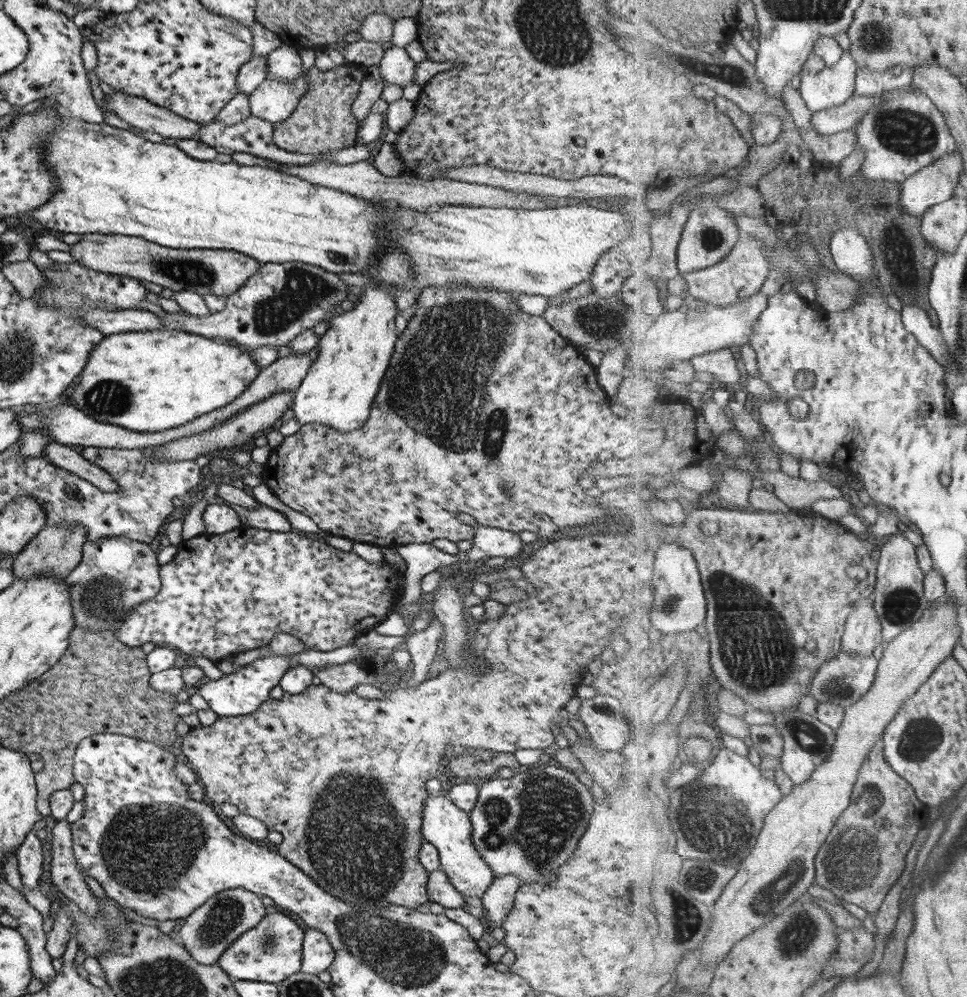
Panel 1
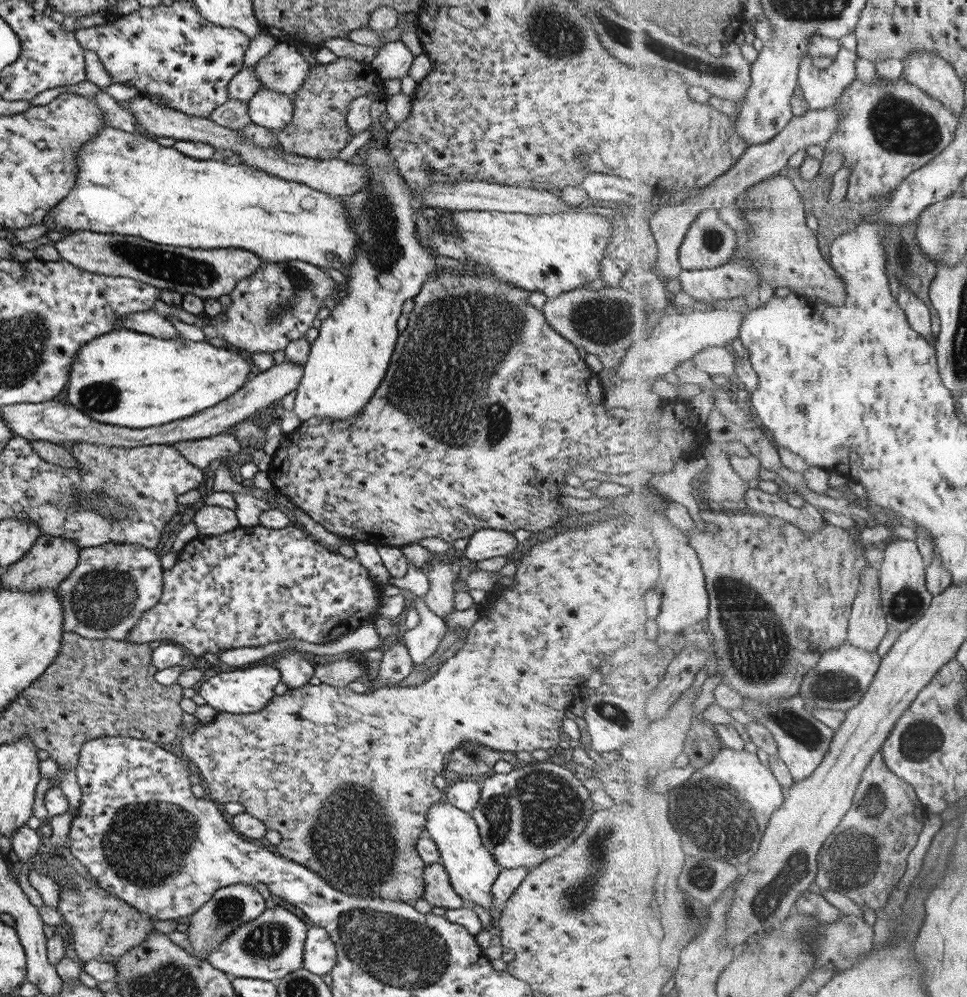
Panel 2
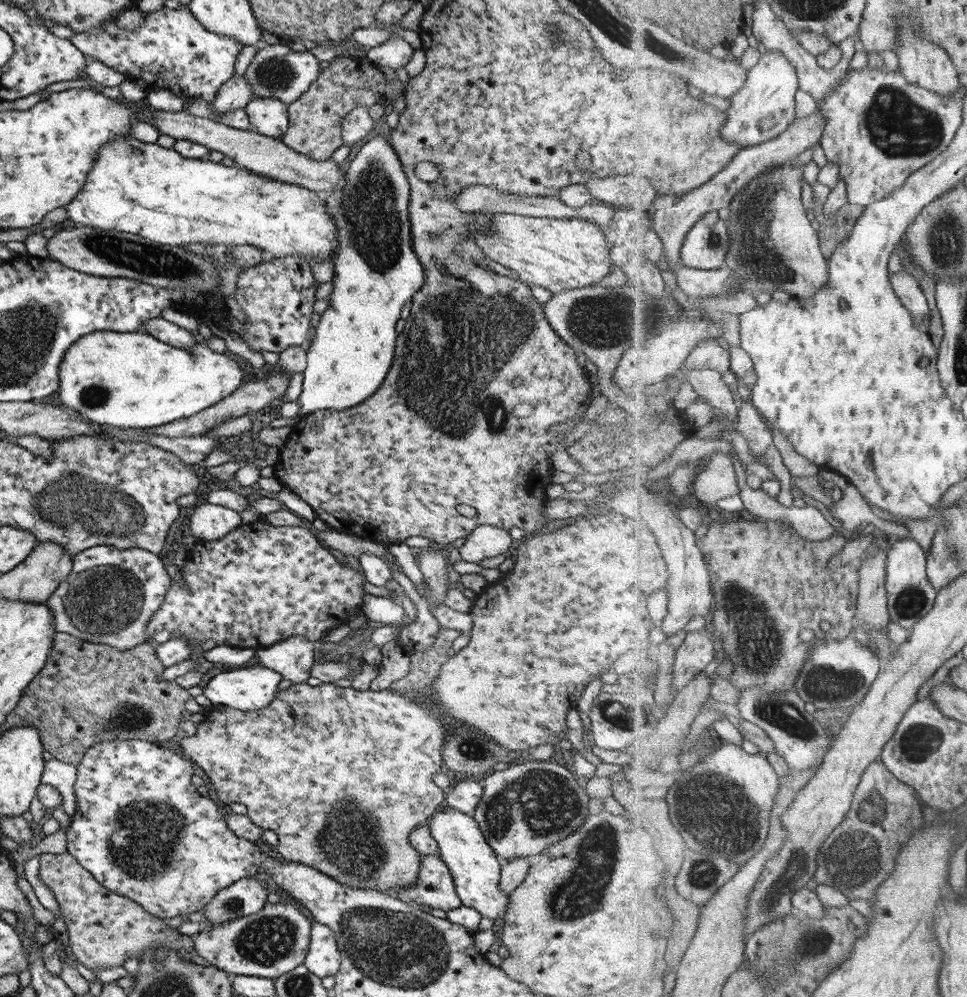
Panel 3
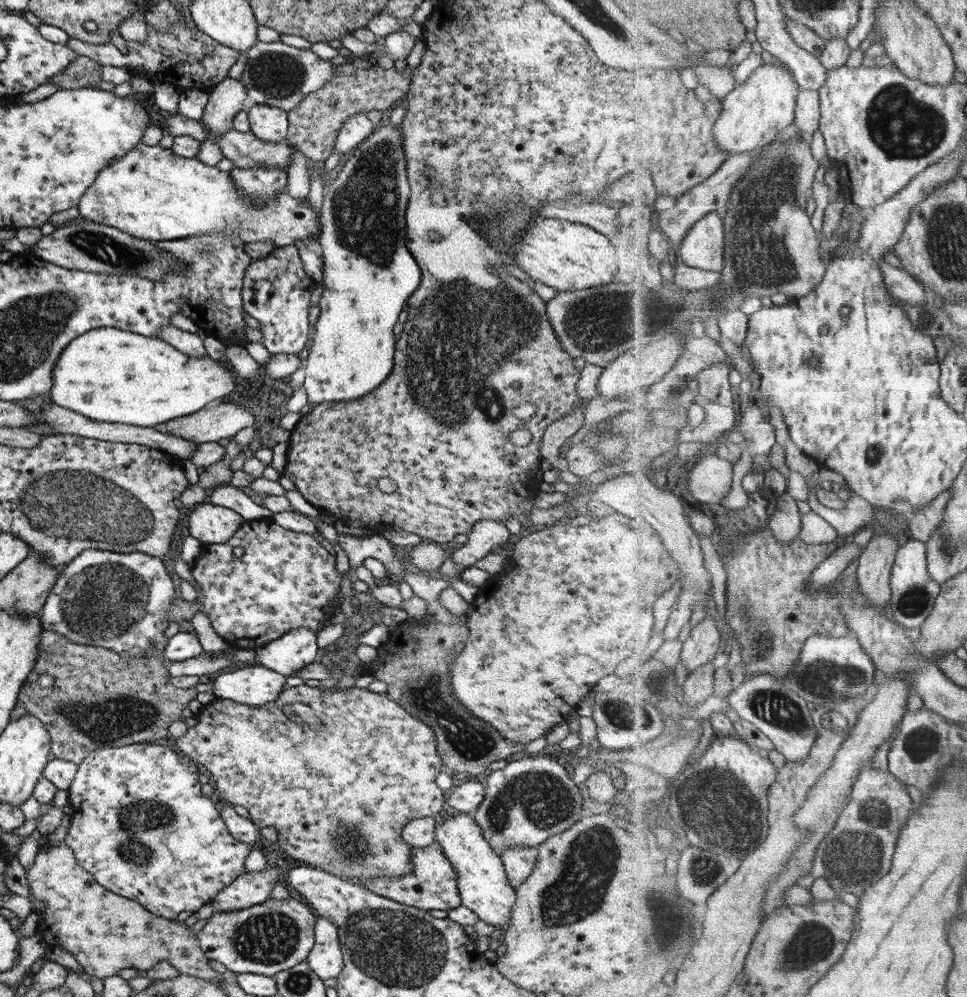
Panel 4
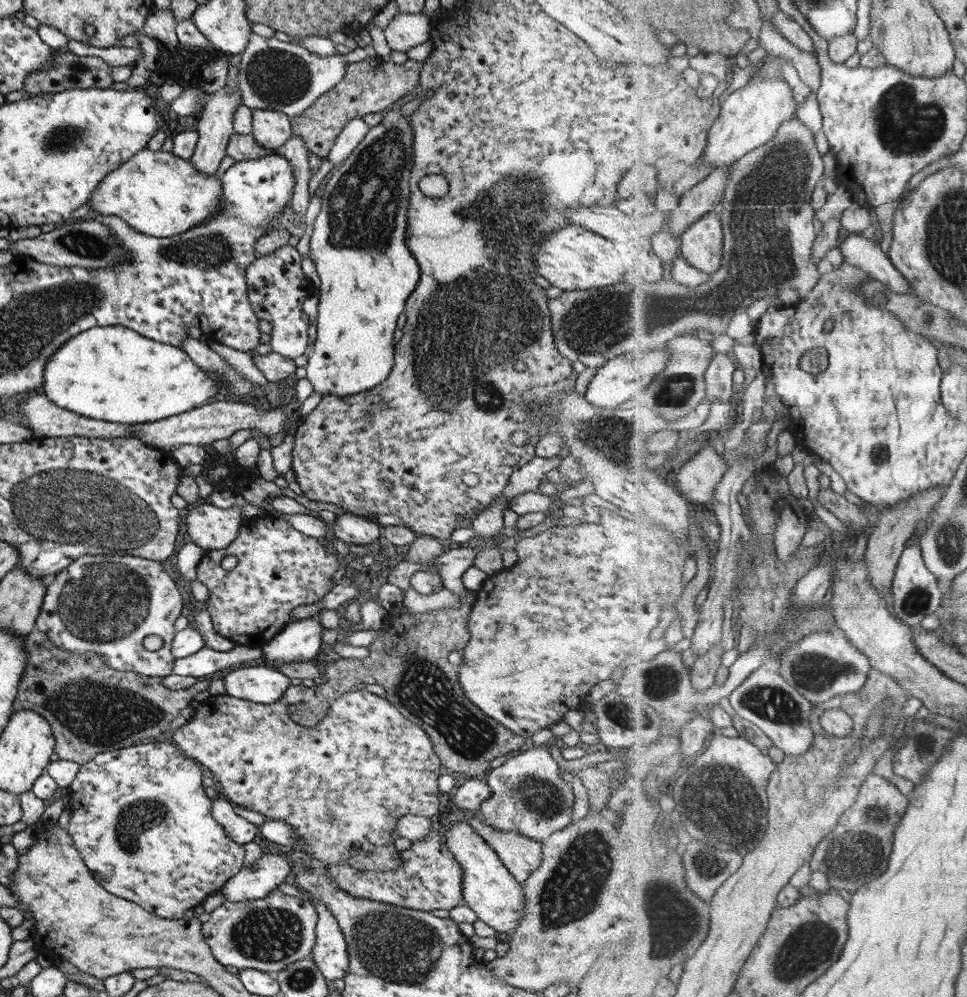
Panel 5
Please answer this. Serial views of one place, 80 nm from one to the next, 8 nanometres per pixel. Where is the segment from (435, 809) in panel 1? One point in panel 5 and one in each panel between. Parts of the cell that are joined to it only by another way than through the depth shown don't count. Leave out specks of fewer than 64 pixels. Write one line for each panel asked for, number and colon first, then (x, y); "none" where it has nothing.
2: (471, 870)
3: (475, 869)
4: (482, 884)
5: (496, 898)

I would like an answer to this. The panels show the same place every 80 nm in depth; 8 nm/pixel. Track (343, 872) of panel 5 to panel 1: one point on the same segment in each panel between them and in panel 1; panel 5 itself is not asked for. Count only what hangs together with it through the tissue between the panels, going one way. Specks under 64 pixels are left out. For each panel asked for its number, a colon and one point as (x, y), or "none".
1: (438, 888)
2: (437, 891)
3: (434, 888)
4: (431, 884)

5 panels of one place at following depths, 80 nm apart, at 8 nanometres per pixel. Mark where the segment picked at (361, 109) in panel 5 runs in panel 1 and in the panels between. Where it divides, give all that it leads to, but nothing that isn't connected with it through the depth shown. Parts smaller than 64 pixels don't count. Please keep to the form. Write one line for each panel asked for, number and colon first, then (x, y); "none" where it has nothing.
1: (321, 121)
2: (317, 129)
3: (313, 130)
4: (360, 85)

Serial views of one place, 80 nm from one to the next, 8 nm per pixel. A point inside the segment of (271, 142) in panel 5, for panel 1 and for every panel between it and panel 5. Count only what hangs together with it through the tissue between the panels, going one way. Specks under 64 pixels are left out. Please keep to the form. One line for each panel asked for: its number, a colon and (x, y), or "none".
1: (273, 100)
2: (269, 109)
3: (268, 116)
4: (268, 123)

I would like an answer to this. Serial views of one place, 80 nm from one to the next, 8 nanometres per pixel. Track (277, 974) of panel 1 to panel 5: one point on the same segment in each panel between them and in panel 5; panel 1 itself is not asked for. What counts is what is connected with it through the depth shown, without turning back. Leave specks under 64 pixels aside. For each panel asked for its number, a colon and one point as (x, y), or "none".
2: (268, 947)
3: (273, 940)
4: (274, 935)
5: (268, 933)

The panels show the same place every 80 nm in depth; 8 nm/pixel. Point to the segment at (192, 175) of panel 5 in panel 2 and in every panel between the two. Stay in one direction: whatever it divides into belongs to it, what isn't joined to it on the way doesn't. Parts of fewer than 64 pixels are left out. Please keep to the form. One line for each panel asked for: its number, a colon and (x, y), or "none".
2: (126, 184)
3: (138, 188)
4: (150, 193)

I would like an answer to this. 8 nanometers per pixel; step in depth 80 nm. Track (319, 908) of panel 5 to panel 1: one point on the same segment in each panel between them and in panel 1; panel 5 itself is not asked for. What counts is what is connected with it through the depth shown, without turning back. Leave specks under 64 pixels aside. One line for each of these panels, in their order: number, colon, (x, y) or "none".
1: (316, 954)
2: (319, 953)
3: (322, 959)
4: (324, 958)

